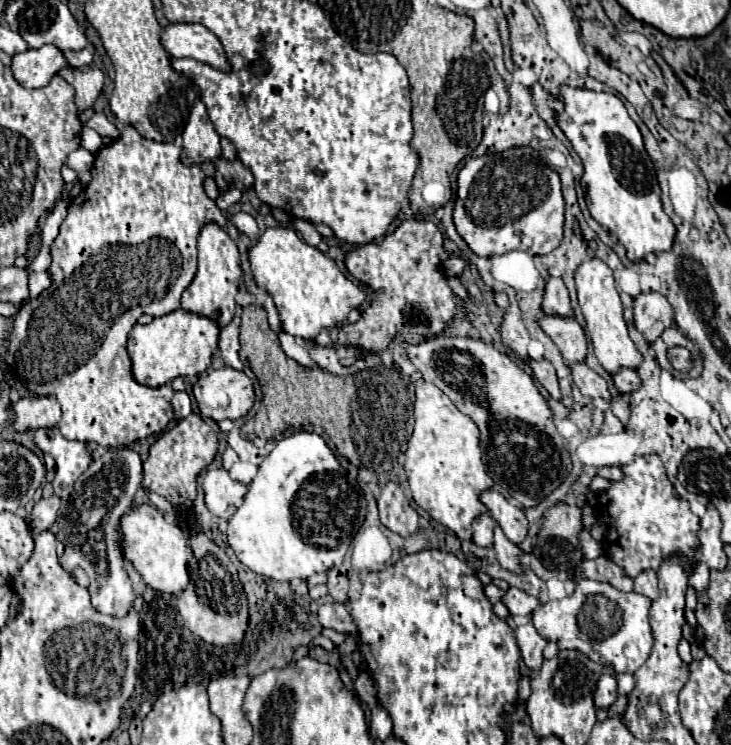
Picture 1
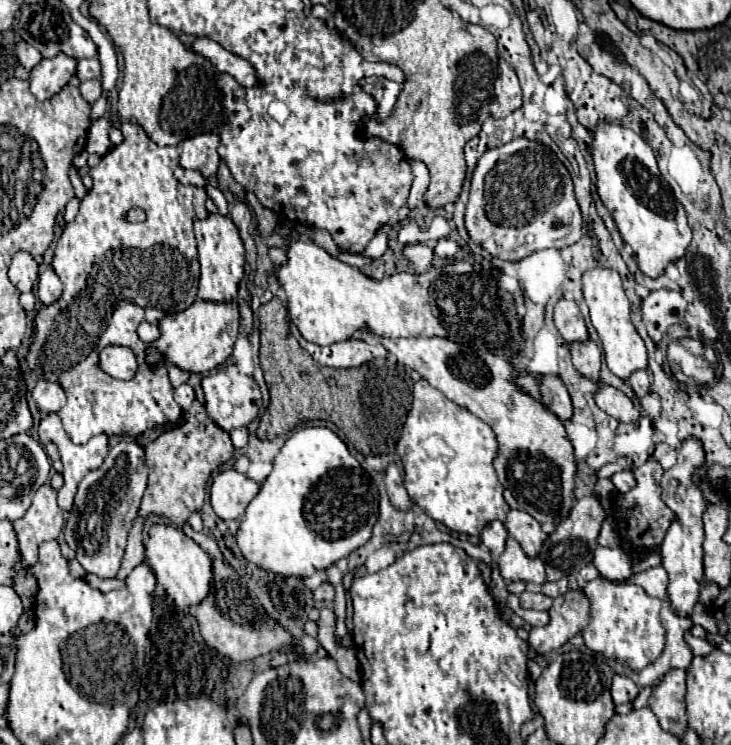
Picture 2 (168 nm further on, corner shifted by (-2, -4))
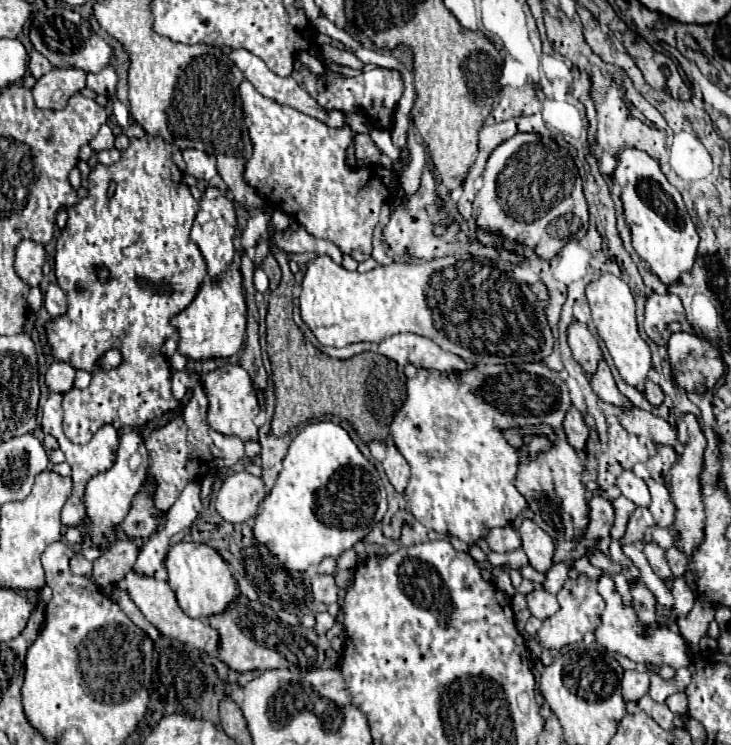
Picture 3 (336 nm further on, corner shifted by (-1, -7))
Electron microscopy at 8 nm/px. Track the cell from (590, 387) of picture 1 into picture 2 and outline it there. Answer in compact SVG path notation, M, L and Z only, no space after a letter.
M599 384L595 392L595 404L619 422L637 422L639 420L639 410L633 406L633 402L621 390L613 386Z

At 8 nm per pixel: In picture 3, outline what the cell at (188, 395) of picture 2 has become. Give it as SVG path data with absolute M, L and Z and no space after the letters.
M174 371L174 373L172 373L172 395L180 401L180 399L186 395L188 387L190 387L190 377L188 377L188 373L186 373L186 371Z

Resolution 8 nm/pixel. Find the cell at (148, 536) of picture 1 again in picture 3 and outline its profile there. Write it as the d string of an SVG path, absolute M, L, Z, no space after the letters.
M178 543L166 555L168 583L176 593L178 605L190 617L210 617L224 613L228 605L240 595L238 583L228 567L228 563L220 557L220 553L206 543Z

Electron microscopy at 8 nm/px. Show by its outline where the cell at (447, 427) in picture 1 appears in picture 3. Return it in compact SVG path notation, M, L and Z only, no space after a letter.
M474 363L472 369L464 373L418 369L418 373L408 379L406 389L410 391L406 393L402 409L394 415L390 431L398 451L412 467L412 477L404 489L404 499L408 501L412 515L424 527L442 535L452 533L468 545L476 543L480 537L486 537L494 527L512 525L514 519L528 507L526 499L514 487L518 465L526 459L534 459L540 451L548 451L552 443L546 435L530 433L524 435L524 445L516 449L504 439L504 431L516 429L518 425L548 425L554 431L562 429L564 415L572 407L572 401L558 401L558 397L570 397L568 385L556 371L544 367L544 363L512 365L512 373L506 365Z

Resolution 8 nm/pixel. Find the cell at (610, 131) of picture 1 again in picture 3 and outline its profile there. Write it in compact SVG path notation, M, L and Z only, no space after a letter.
M624 149L620 153L612 181L620 187L634 249L652 267L652 273L656 273L662 283L678 283L680 275L692 269L700 241L682 195L668 183L668 179L660 171L660 165L648 153L642 153L638 149Z

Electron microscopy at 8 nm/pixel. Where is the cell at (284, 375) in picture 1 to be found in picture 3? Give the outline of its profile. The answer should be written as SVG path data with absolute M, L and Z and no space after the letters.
M272 289L270 307L266 315L268 325L268 357L272 363L272 381L276 391L276 413L272 419L270 433L276 437L286 435L290 429L324 415L340 415L350 421L364 443L370 439L382 439L384 431L372 427L372 417L366 405L366 379L368 361L366 353L354 355L352 359L334 359L316 349L292 319L292 299L280 289Z

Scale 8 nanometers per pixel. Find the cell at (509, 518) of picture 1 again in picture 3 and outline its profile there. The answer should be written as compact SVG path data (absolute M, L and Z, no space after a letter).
M530 519L522 523L520 537L522 537L522 549L526 551L530 565L538 573L548 573L554 565L554 549L556 549L554 539Z

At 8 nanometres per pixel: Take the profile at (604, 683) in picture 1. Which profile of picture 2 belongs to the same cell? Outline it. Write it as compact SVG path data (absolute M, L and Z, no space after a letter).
M615 674L613 676L613 684L611 684L611 698L615 704L625 704L625 702L633 702L635 696L637 696L639 688L637 684L627 678L627 676L619 676Z

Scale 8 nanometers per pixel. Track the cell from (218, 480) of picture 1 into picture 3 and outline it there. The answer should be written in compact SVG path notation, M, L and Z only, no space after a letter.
M248 471L232 473L224 479L218 491L216 511L224 521L242 523L258 513L258 505L264 497L266 485L262 477L254 477Z

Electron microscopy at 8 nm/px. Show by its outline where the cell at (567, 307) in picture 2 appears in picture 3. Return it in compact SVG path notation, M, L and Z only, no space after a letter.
M572 323L568 329L568 345L572 349L574 359L582 365L582 369L588 375L594 375L602 359L602 351L598 347L598 341L588 331L588 327L582 323Z

